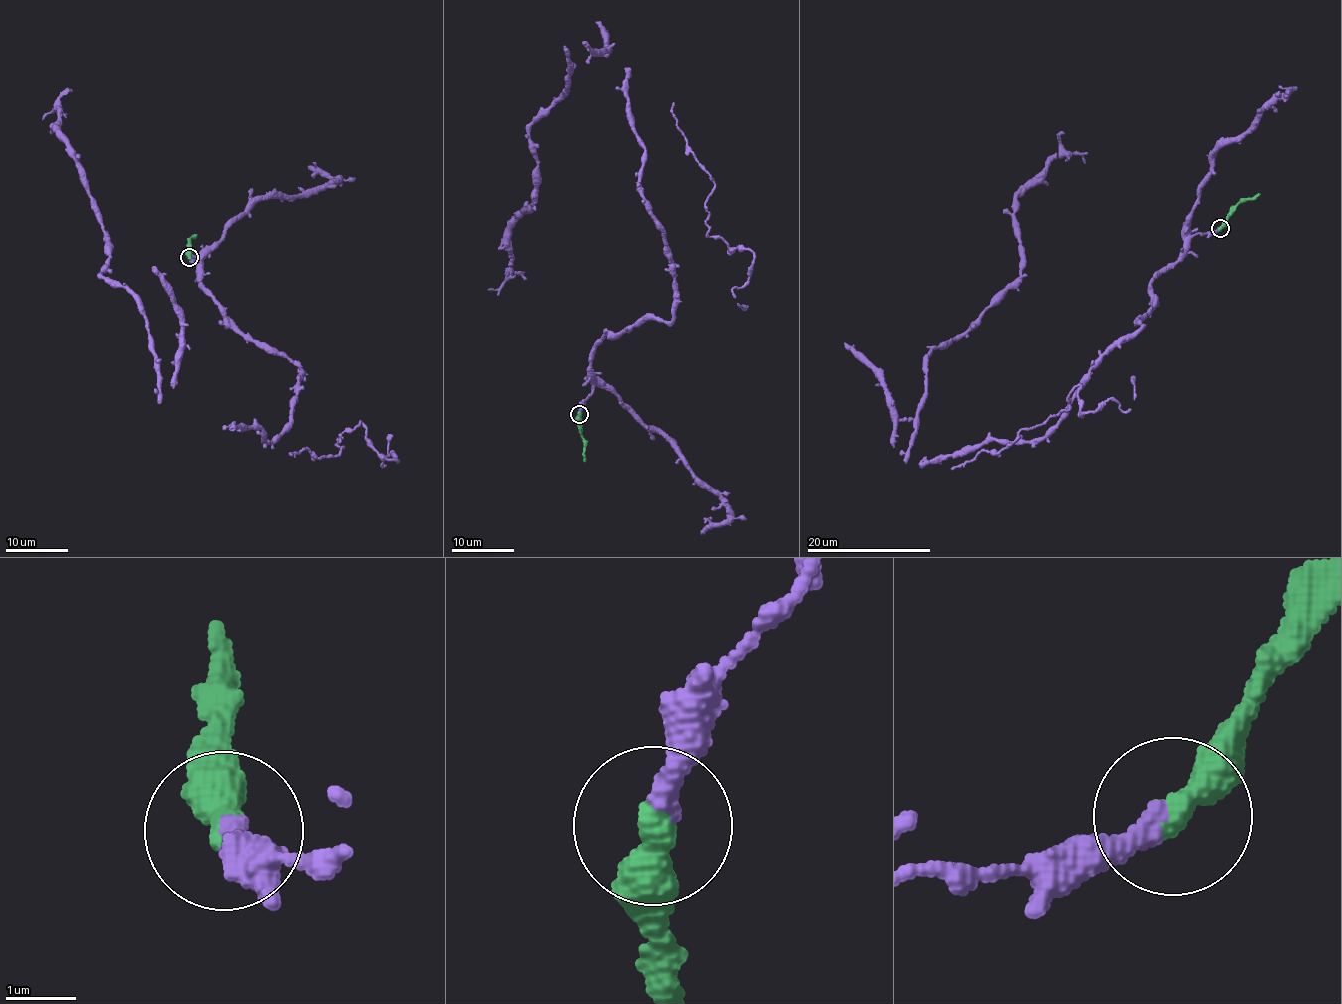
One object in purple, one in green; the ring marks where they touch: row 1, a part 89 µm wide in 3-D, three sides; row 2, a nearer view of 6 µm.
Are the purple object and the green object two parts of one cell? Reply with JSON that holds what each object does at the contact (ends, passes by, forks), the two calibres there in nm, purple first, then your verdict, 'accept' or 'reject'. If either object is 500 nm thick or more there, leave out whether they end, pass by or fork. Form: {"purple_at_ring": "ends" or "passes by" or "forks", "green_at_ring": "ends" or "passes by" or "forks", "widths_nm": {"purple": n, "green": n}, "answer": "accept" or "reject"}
{"purple_at_ring": "ends", "green_at_ring": "ends", "widths_nm": {"purple": 300, "green": 480}, "answer": "accept"}

